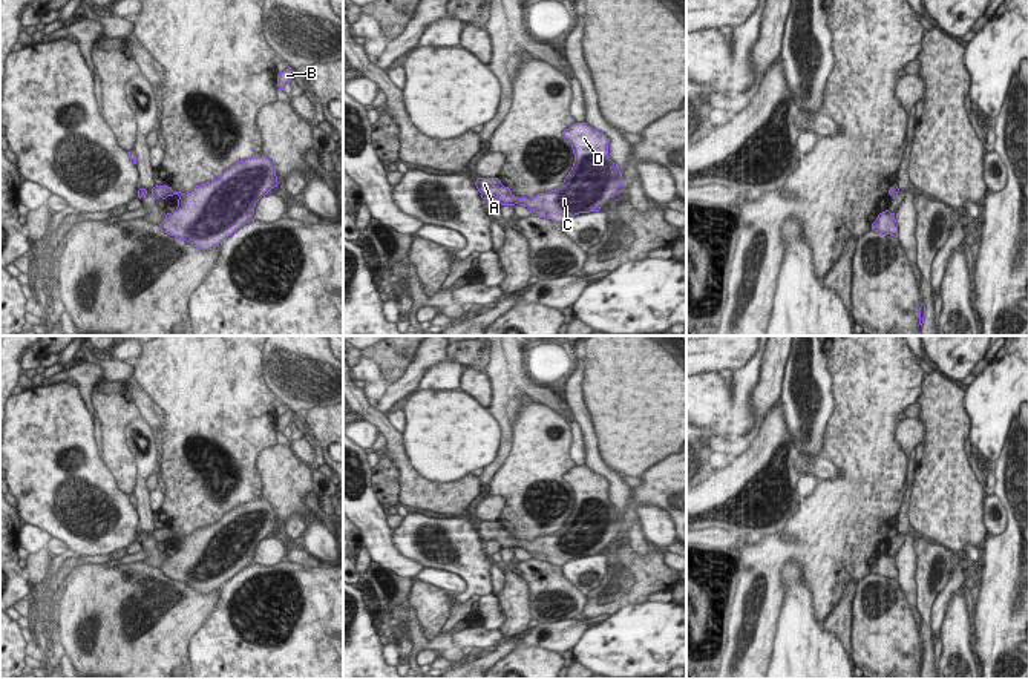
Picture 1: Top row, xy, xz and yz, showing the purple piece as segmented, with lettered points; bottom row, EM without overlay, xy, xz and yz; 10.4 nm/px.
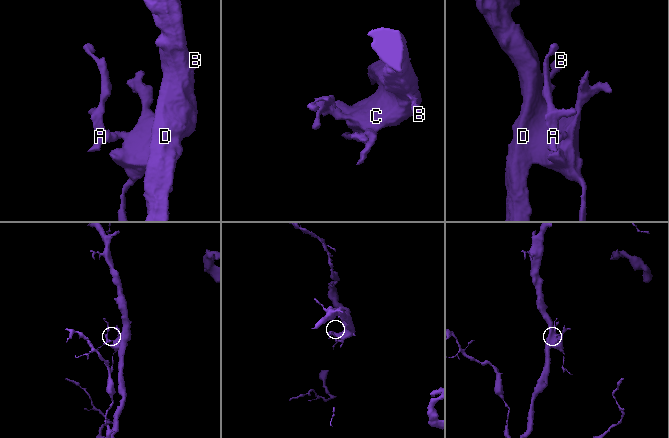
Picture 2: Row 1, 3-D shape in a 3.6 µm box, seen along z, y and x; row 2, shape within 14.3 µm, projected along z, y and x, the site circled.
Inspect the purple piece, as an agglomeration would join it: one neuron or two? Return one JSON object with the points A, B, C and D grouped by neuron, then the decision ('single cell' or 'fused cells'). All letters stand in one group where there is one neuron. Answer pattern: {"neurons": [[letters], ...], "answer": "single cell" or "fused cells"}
{"neurons": [["A", "B", "C", "D"]], "answer": "single cell"}

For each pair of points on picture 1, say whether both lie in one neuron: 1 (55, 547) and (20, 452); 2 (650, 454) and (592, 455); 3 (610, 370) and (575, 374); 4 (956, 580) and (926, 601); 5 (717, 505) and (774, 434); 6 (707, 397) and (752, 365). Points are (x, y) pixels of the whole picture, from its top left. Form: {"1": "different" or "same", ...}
{"1": "different", "2": "different", "3": "different", "4": "different", "5": "same", "6": "same"}

